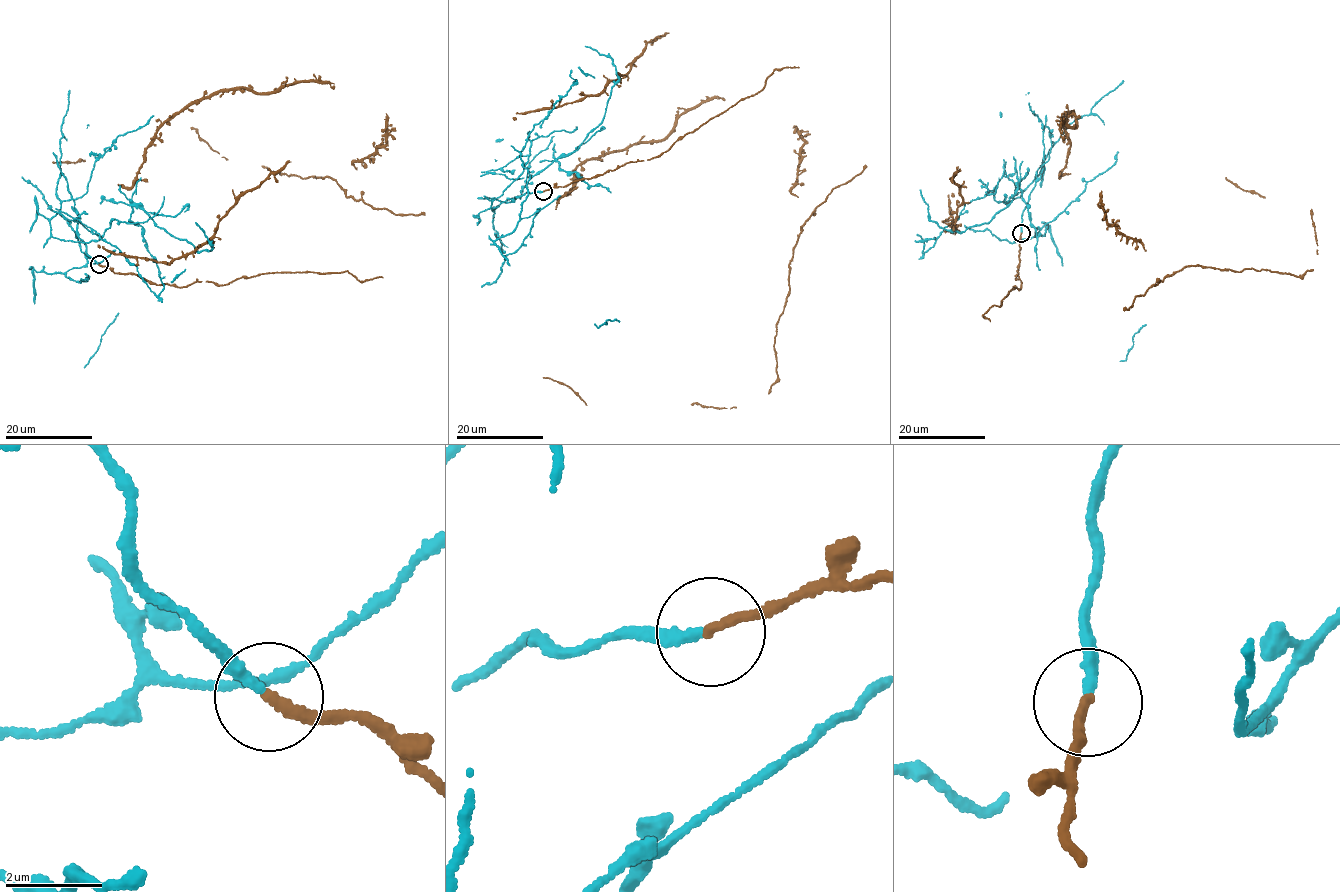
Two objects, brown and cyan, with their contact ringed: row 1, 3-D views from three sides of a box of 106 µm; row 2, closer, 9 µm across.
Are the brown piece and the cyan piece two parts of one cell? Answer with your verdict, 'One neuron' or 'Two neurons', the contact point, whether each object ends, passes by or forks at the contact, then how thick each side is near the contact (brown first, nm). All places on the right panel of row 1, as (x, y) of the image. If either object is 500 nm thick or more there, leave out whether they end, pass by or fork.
Two neurons. Place: (1021, 233). At the ring brown ends. At the ring cyan ends. Thickness 220 nm (brown) against 240 nm

